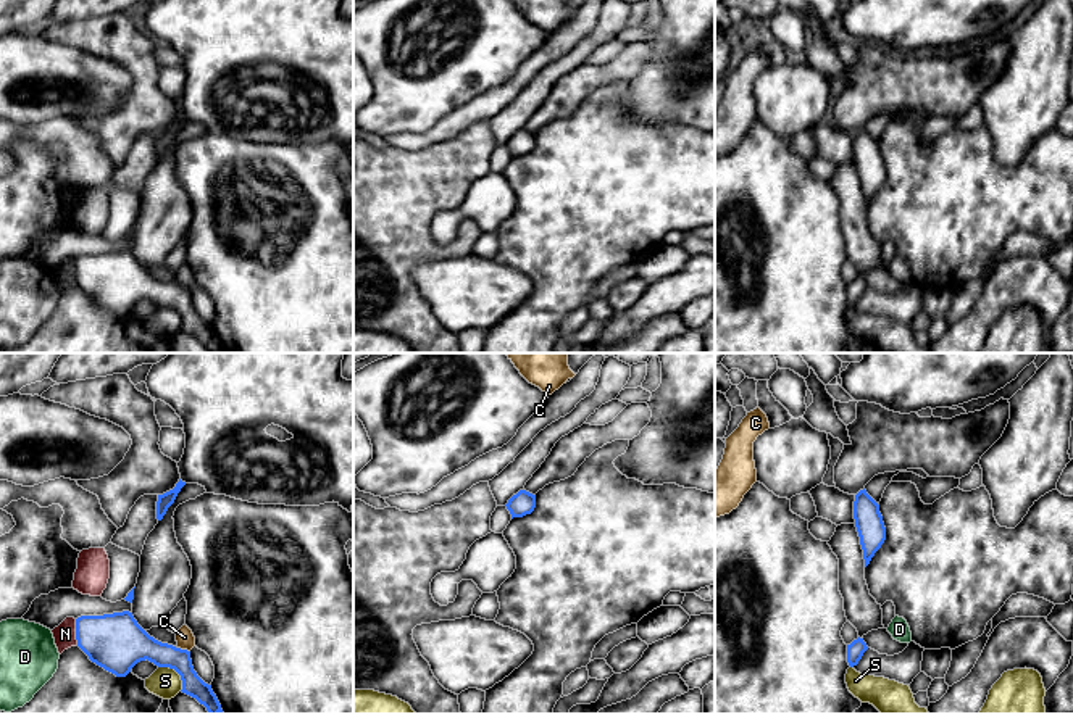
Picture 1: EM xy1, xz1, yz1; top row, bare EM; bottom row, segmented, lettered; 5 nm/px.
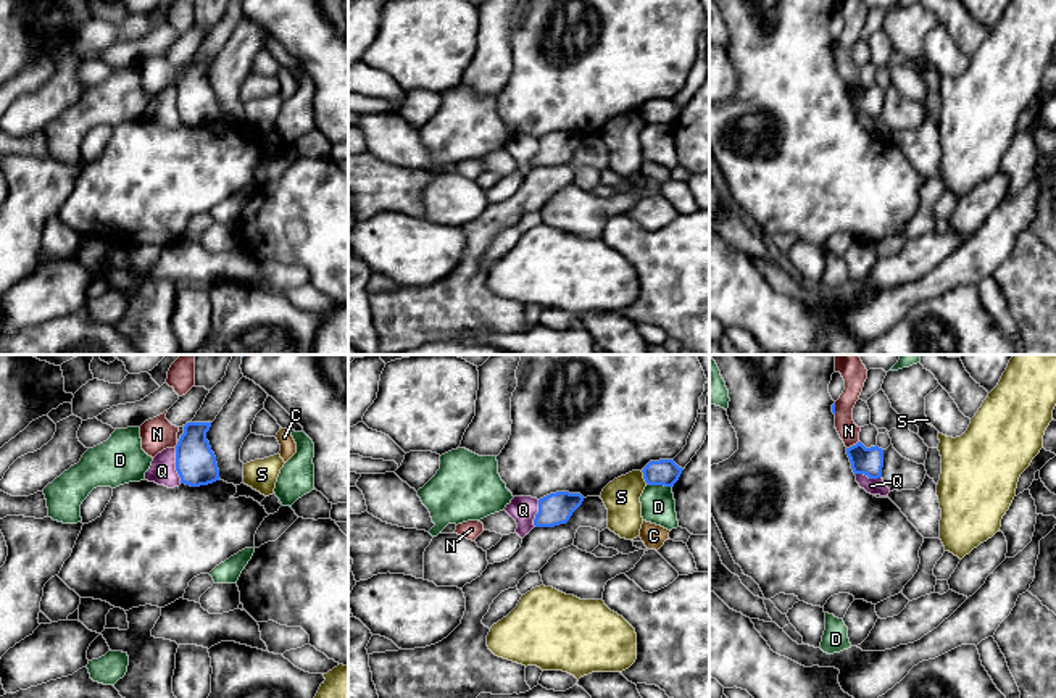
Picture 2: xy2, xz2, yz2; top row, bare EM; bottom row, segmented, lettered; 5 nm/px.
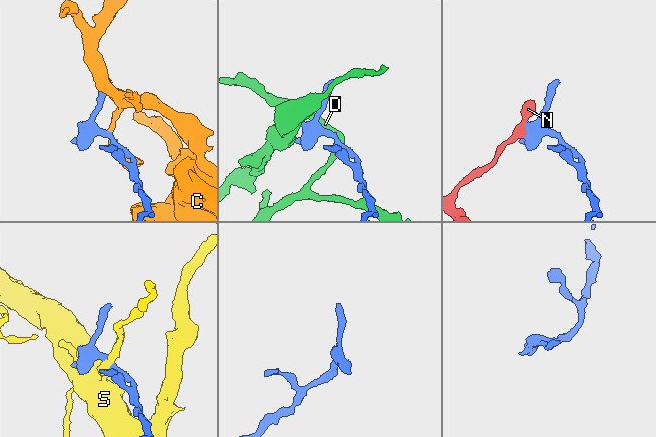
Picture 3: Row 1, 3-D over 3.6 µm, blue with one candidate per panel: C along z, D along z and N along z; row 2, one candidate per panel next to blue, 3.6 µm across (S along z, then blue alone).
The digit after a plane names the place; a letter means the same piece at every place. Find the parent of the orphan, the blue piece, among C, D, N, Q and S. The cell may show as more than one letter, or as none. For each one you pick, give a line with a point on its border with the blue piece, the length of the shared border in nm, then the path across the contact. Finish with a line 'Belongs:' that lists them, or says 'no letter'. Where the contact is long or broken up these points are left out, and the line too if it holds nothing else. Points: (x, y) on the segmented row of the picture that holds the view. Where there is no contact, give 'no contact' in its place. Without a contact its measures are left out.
Belongs: no letter

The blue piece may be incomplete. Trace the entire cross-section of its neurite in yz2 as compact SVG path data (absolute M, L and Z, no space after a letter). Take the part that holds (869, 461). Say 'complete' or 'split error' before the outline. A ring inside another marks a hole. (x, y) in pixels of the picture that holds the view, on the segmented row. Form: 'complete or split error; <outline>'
complete; M861 442L846 448L851 469L856 474L864 474L869 479L882 477L883 450L875 447L866 448Z

